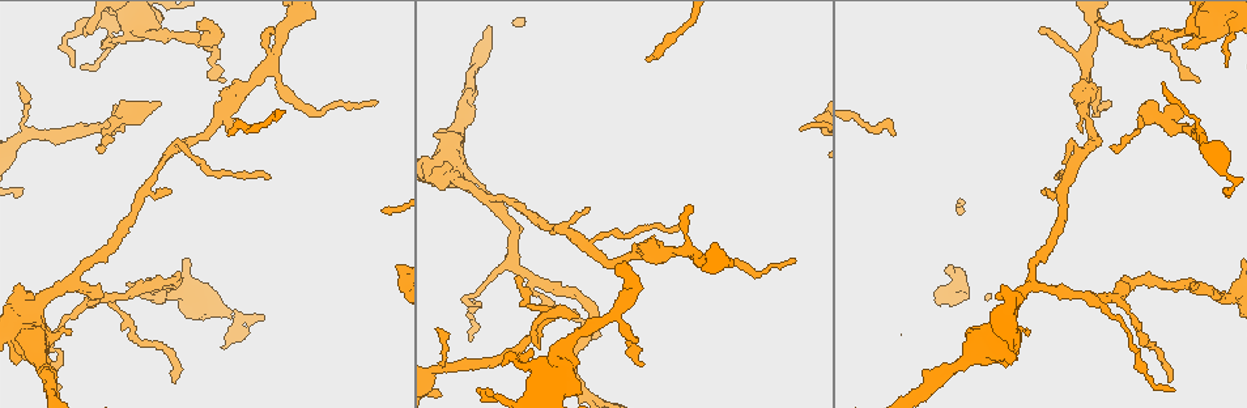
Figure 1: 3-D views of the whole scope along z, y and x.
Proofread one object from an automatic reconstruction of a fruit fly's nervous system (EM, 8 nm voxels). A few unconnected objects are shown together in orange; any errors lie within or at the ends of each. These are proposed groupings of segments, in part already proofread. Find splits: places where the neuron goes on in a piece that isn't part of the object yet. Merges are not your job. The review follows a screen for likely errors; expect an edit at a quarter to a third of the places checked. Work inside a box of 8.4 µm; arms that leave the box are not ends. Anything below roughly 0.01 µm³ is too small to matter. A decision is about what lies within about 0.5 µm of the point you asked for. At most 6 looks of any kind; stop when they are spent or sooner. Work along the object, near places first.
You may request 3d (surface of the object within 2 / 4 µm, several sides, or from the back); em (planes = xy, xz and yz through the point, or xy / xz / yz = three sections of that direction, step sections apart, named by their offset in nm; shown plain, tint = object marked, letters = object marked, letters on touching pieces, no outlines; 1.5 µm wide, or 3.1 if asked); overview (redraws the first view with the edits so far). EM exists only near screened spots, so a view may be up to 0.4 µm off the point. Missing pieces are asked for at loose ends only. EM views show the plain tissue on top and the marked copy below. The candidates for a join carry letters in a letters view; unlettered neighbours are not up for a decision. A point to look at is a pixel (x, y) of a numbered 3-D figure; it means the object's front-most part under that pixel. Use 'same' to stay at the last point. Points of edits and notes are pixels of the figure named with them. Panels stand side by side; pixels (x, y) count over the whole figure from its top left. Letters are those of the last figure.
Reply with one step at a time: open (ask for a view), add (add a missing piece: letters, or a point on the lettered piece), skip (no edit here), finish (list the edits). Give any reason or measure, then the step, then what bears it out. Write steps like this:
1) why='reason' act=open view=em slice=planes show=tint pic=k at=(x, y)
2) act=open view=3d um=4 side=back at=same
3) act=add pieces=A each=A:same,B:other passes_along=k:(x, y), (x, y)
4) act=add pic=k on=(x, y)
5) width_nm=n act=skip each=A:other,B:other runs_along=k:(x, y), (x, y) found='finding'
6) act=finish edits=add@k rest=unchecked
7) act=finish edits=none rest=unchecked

why='free end' act=open view=3d um=2 pic=1 at=(578, 314)

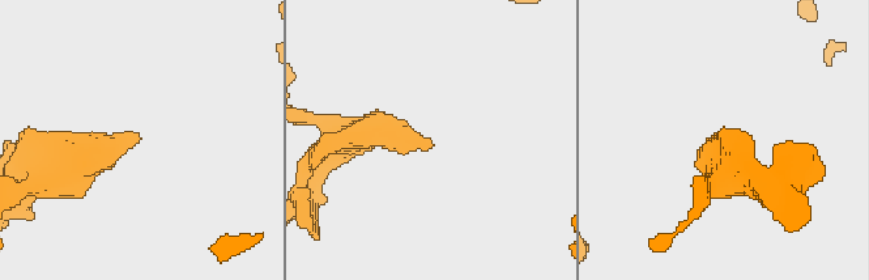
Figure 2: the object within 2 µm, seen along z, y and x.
act=open view=em slice=xz step=8 show=letters pic=2 at=(432, 145)

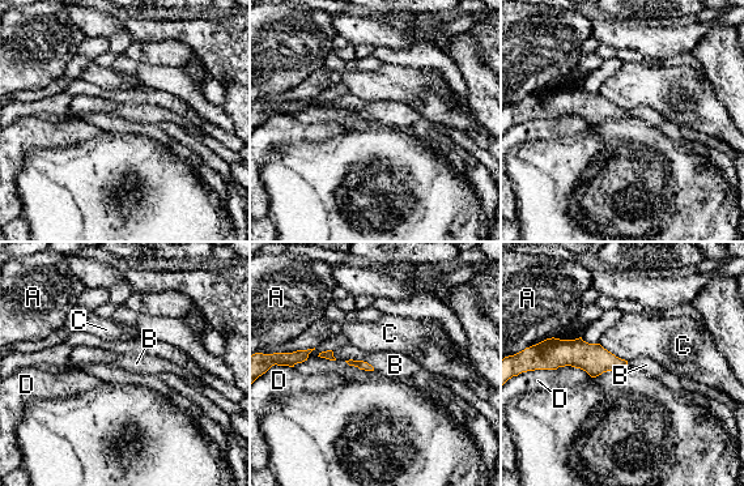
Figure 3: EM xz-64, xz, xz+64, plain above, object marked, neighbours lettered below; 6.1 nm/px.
act=open view=em slice=yz step=8 show=letters at=same

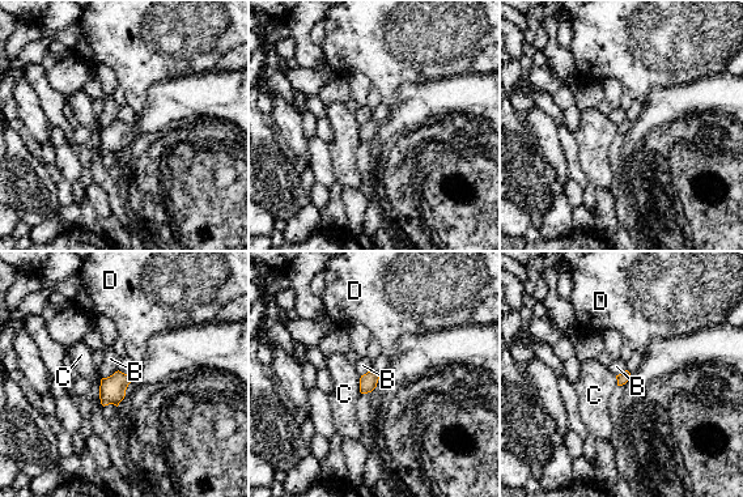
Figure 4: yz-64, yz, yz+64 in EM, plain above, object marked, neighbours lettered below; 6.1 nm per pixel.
longest_contact=C:180nm act=skip each=B:other,C:other,D:other border=4:(118, 370), (102, 378) found='no lettered piece goes on from it'

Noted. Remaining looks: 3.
why='free end' act=open view=3d um=2 pic=1 at=(689, 205)

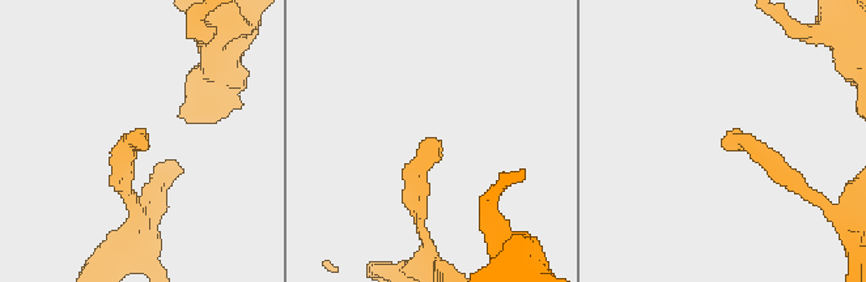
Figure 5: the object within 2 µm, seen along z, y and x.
why='need the tissue' act=open view=em slice=planes show=letters pic=5 at=(145, 148)

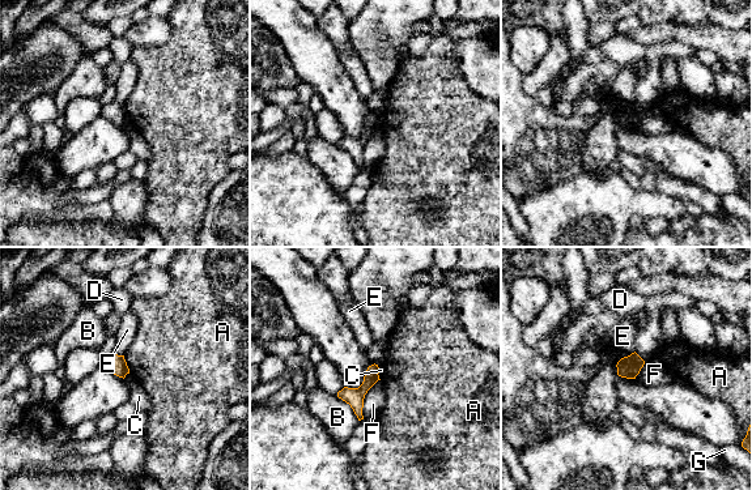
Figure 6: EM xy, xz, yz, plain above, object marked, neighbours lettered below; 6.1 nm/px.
act=skip each=A:other,B:other,C:other,D:other,E:other,F:other,G:other border=6:(128, 373), (123, 378) found='none of them fits'

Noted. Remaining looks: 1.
act=finish edits=none rest=unchecked

